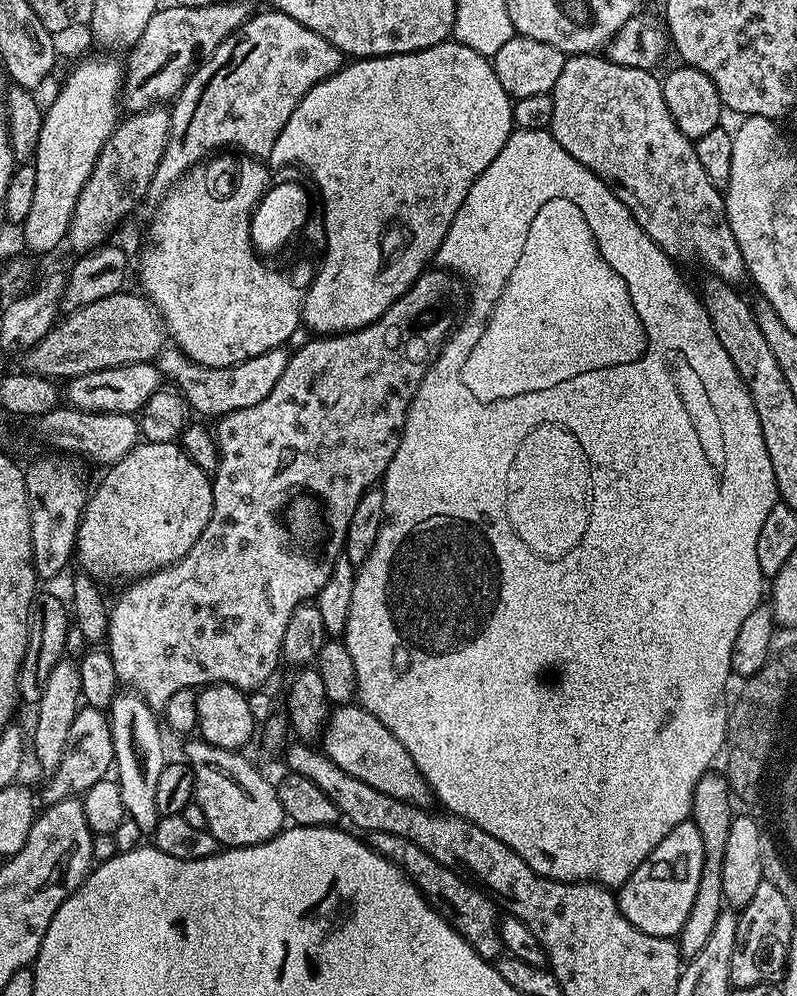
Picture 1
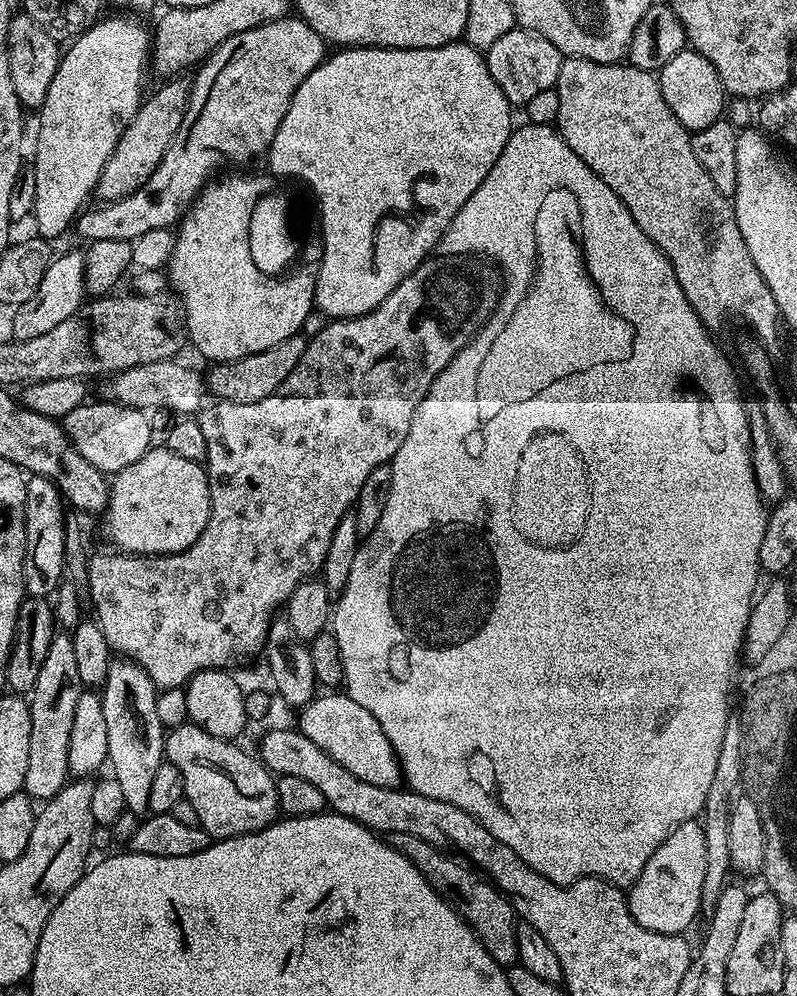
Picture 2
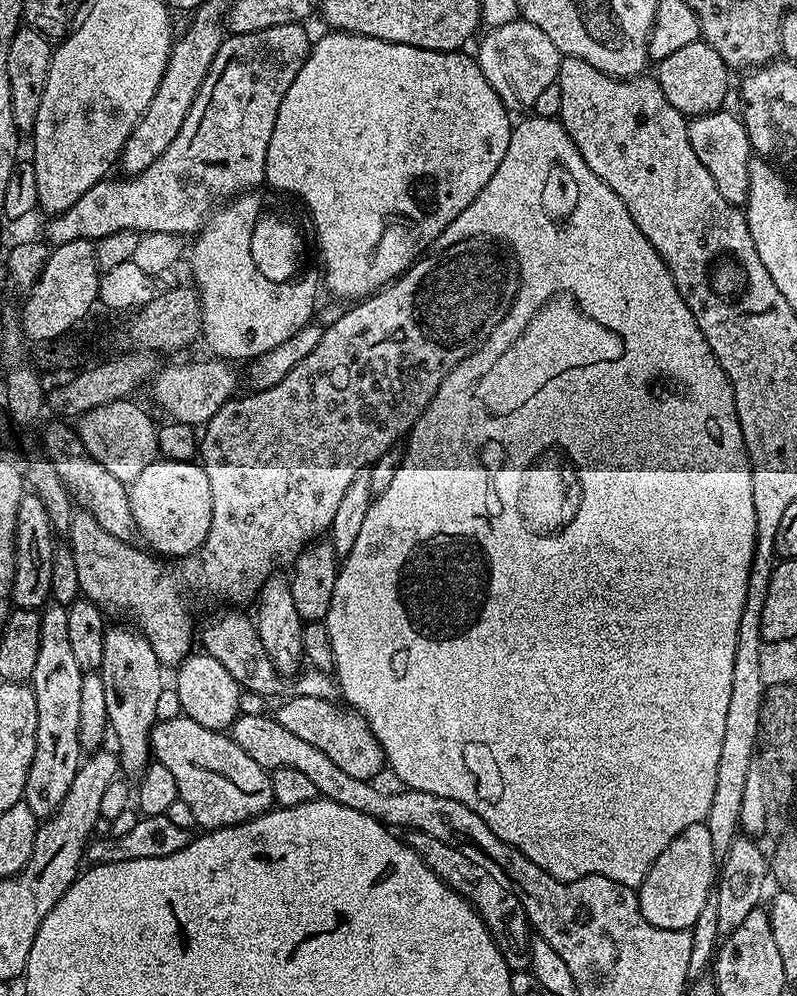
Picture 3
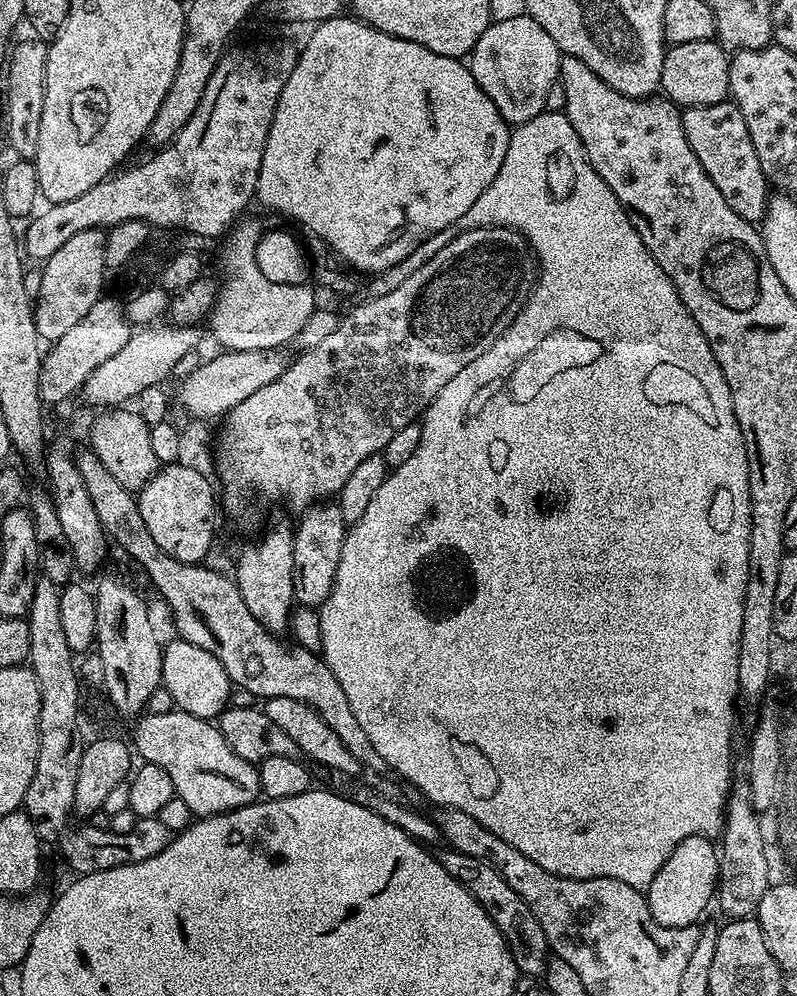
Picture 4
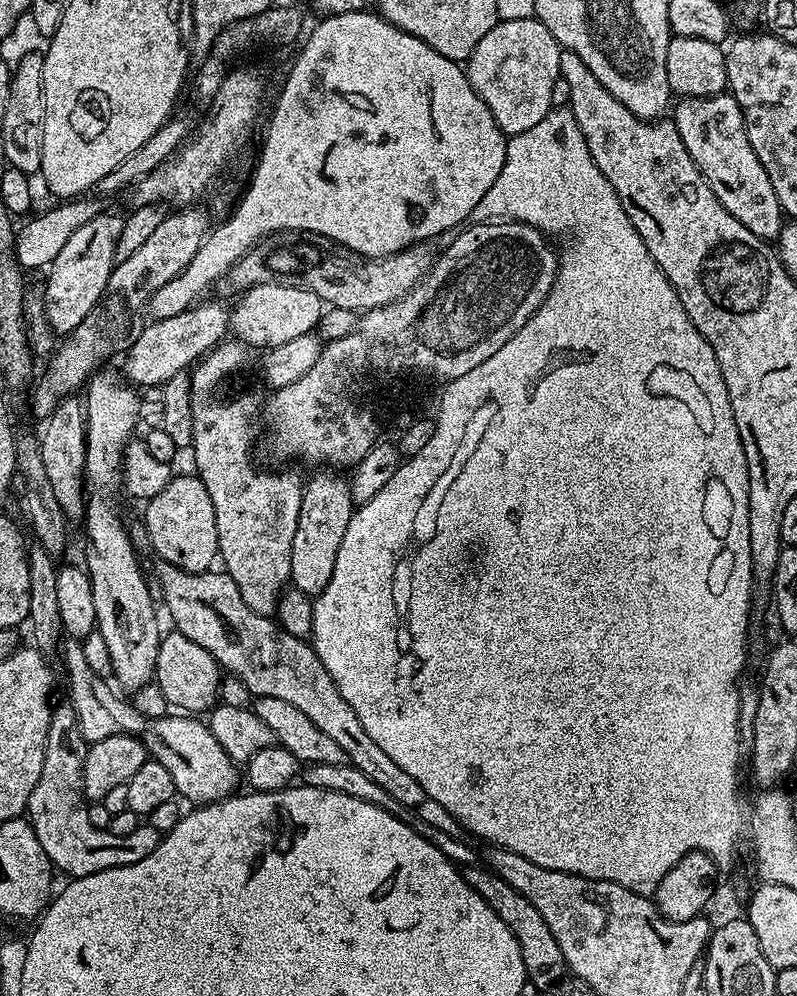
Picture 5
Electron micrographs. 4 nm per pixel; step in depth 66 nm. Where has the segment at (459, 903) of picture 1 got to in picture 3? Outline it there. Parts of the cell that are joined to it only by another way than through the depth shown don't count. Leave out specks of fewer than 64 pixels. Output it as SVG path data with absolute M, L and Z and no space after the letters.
M411 830L403 833L404 843L438 874L443 884L451 886L463 900L467 900L477 912L480 913L482 922L490 930L490 934L496 939L498 950L506 962L506 966L512 972L527 972L530 969L530 942L534 935L532 925L528 923L526 910L522 910L522 902L510 890L502 877L486 862L473 862L468 855L459 850L453 850L446 846L446 842L438 842L438 838L430 838L430 834L422 834Z

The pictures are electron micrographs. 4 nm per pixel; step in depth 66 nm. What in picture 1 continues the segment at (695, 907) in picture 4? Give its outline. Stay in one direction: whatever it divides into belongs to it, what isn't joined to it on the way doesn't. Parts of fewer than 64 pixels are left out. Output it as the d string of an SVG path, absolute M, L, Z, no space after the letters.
M686 819L654 850L626 883L618 889L620 909L626 918L638 930L655 936L679 937L682 926L690 914L690 906L694 906L694 894L698 894L698 882L704 869L704 847L702 834L698 834L698 826L691 819Z

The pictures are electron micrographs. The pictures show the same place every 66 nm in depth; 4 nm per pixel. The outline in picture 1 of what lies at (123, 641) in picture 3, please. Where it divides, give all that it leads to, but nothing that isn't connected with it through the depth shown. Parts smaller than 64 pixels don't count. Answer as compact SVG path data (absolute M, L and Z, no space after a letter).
M135 690L117 691L106 711L114 738L114 778L122 790L122 806L130 819L140 824L141 829L151 830L155 828L158 819L158 778L162 775L166 763L164 740L160 737L161 721L157 713Z

